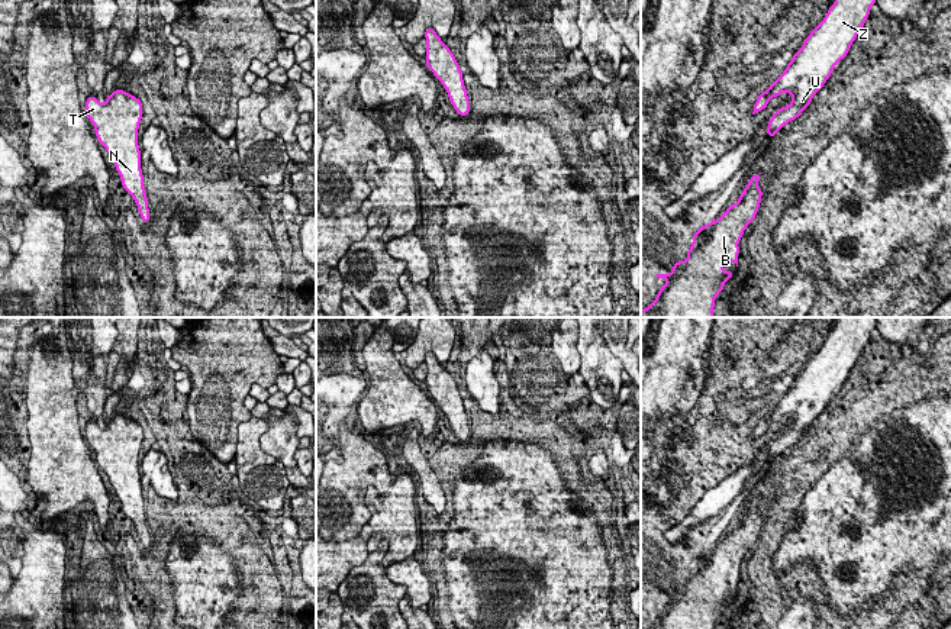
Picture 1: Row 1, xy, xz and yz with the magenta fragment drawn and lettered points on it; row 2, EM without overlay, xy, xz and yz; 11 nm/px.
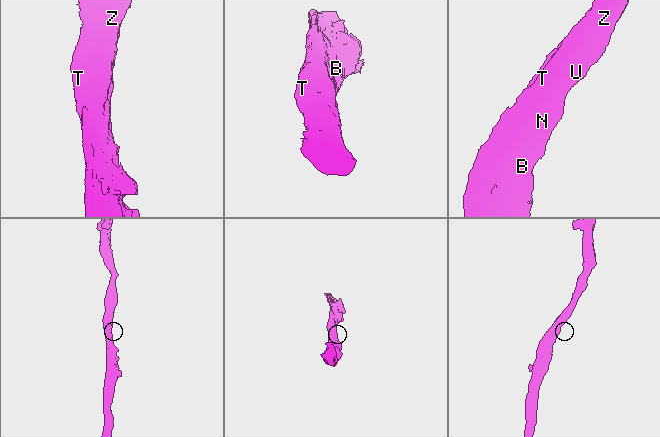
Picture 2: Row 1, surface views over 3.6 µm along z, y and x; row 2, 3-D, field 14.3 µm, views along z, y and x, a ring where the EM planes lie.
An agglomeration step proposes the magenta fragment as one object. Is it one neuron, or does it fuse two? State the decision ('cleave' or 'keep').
keep

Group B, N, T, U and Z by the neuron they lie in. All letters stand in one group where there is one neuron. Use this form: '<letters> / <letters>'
B N T U Z

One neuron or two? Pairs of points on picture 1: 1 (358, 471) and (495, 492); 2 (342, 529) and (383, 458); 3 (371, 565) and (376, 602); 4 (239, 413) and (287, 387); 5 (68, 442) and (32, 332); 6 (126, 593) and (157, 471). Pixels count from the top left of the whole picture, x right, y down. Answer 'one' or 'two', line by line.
1: two
2: one
3: one
4: two
5: one
6: two

